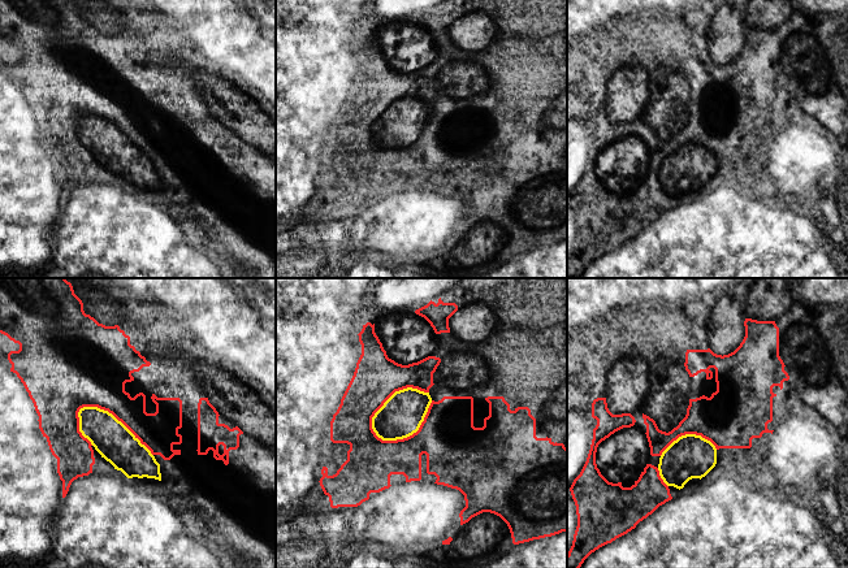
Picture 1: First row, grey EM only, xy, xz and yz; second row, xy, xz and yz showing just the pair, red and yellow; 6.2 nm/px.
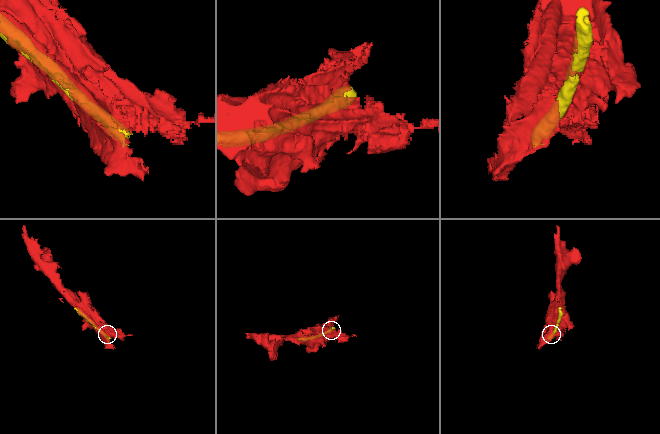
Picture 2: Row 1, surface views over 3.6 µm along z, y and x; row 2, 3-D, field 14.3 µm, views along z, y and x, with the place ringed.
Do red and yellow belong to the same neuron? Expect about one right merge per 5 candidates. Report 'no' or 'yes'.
no

